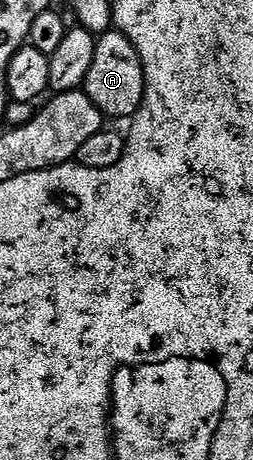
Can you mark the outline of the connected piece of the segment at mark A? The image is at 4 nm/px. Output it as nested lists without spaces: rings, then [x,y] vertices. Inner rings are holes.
[[[110,30],[100,35],[95,41],[93,66],[89,66],[85,91],[104,117],[116,116],[119,120],[125,119],[124,121],[134,117],[143,105],[143,92],[146,88],[143,63],[131,39],[118,30]]]

